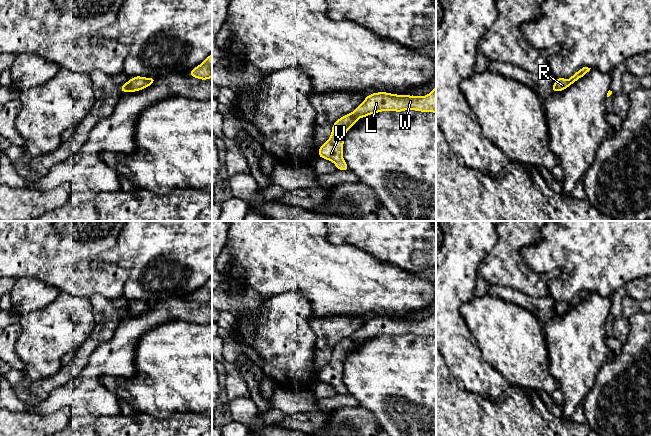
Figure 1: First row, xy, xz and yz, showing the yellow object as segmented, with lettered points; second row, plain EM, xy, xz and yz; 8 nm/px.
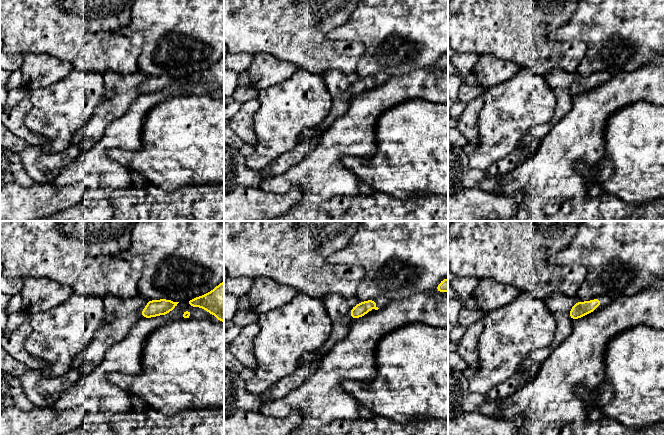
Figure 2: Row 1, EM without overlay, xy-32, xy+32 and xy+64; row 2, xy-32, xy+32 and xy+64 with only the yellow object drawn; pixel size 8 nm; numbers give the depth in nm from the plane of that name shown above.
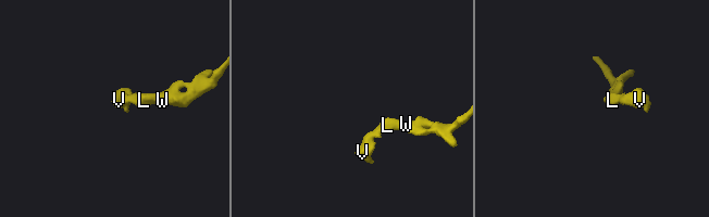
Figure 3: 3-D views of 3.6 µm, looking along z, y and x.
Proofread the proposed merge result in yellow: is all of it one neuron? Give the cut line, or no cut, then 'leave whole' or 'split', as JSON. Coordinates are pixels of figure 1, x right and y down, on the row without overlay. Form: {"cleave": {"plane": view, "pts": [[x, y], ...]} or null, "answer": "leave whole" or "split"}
{"cleave": null, "answer": "leave whole"}

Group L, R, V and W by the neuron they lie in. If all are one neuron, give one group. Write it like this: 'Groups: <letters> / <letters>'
Groups: L R V W

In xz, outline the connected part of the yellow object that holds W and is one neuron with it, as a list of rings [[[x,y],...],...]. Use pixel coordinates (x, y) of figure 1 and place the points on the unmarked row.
[[[436,311],[426,320],[397,319],[387,316],[369,318],[350,338],[334,346],[330,362],[319,372],[320,382],[333,386],[338,394],[350,394],[343,380],[343,368],[346,356],[357,347],[357,342],[364,342],[381,335],[402,336],[405,334],[436,337]]]

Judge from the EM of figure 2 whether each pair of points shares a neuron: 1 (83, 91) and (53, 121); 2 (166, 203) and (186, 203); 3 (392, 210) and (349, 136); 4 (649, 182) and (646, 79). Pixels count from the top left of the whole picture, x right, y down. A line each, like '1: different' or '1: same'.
1: same
2: same
3: different
4: different

